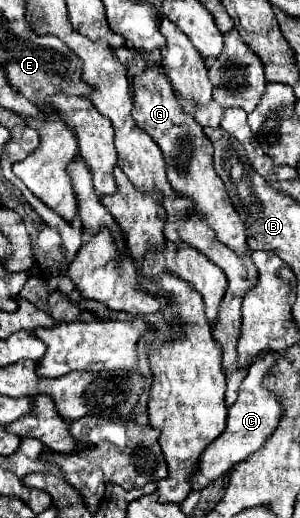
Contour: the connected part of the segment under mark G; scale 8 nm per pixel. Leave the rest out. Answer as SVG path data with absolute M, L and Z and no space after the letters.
M134 59L126 67L128 81L132 89L132 117L136 125L148 133L160 151L164 153L166 167L168 167L168 181L172 183L174 191L184 193L194 199L194 209L208 217L208 223L216 231L216 237L228 245L230 249L236 249L236 253L246 253L246 227L232 209L232 203L228 199L228 193L224 189L224 183L214 173L212 167L212 143L202 133L202 127L196 123L192 115L188 115L180 103L176 101L172 93L172 85L168 77L158 67L146 65L144 59Z

